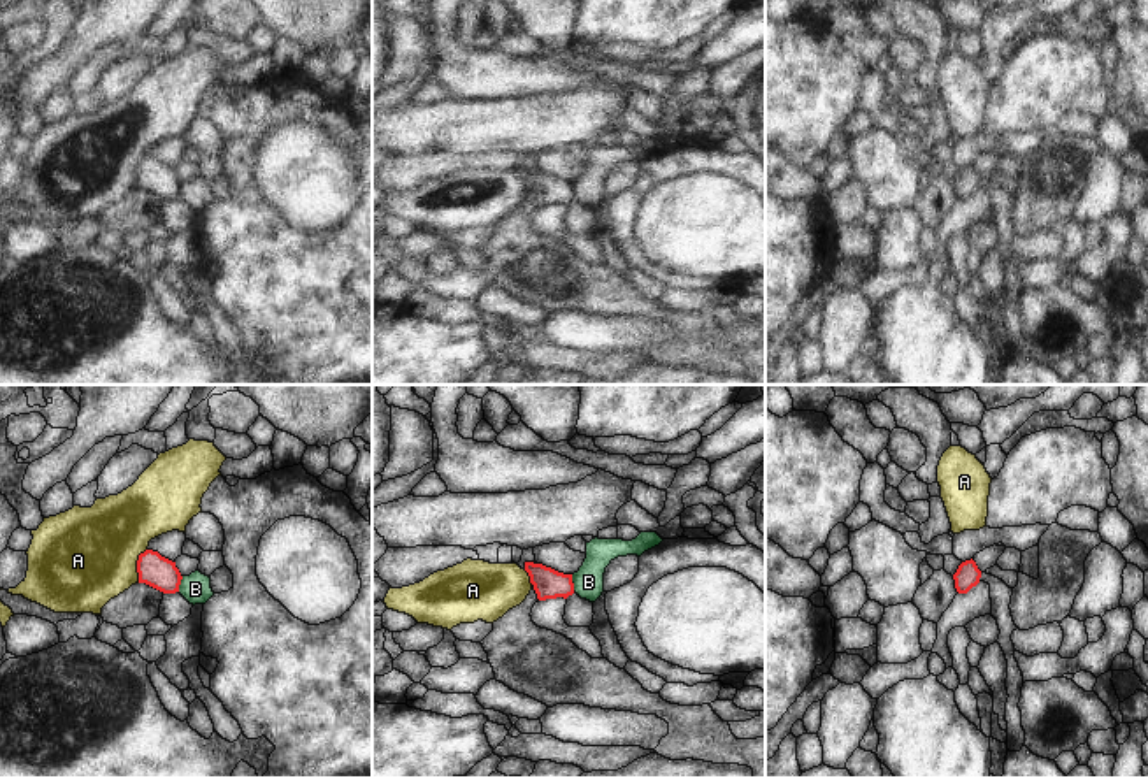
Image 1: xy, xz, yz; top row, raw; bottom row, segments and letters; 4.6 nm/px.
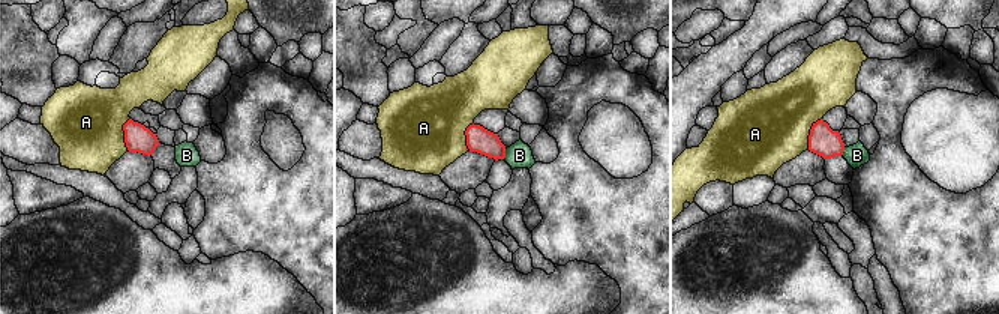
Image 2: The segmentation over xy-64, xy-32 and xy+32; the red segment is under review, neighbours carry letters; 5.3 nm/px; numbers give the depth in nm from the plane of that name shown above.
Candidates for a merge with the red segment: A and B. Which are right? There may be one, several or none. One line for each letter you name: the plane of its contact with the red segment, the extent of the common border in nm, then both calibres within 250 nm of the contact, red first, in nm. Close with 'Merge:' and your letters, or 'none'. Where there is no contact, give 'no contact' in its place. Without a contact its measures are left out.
Merge: none

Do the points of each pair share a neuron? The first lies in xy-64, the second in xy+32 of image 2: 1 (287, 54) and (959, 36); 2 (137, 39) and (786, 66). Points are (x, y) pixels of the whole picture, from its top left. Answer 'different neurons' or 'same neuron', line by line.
1: same neuron
2: same neuron

